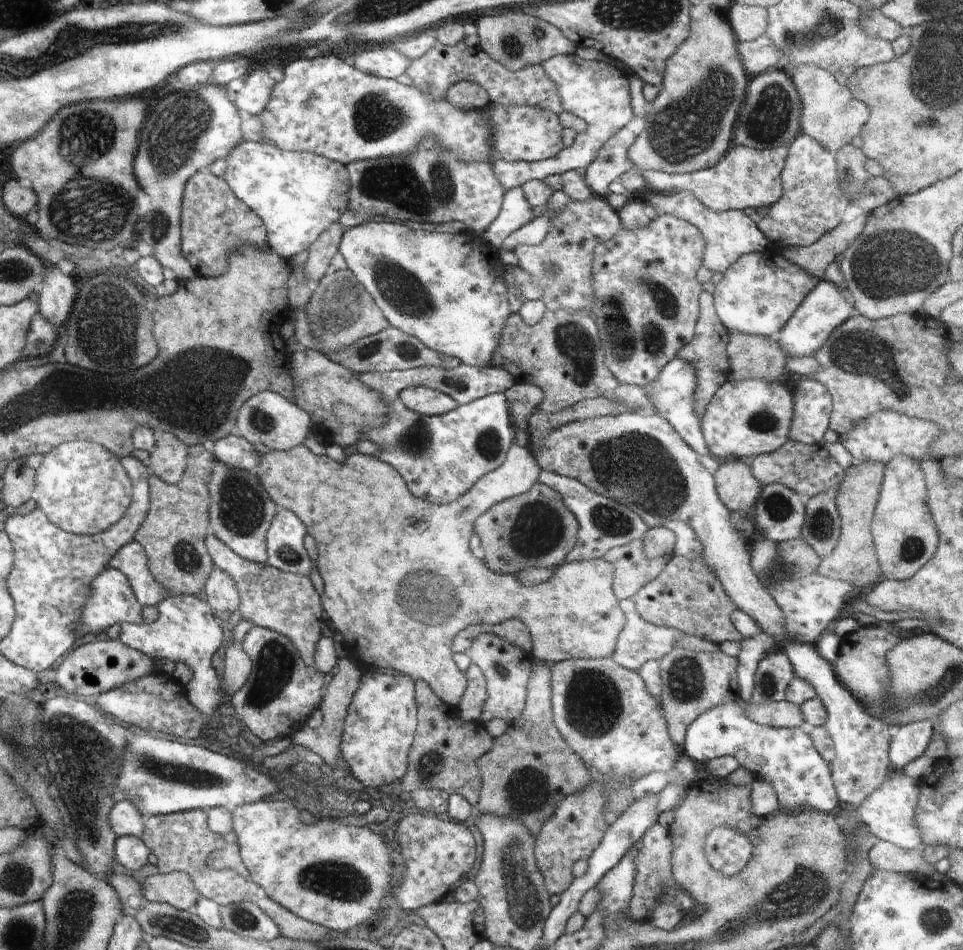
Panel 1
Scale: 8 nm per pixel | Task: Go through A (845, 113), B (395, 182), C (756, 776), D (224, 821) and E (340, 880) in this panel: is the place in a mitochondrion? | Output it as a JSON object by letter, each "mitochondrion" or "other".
{"A":"other","B":"mitochondrion","C":"other","D":"other","E":"mitochondrion"}

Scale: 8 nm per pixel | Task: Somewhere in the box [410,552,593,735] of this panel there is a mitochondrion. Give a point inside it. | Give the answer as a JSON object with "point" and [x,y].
{"point":[498,663]}

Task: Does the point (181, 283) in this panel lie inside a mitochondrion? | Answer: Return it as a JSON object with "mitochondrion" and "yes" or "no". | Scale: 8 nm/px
{"mitochondrion":"no"}

